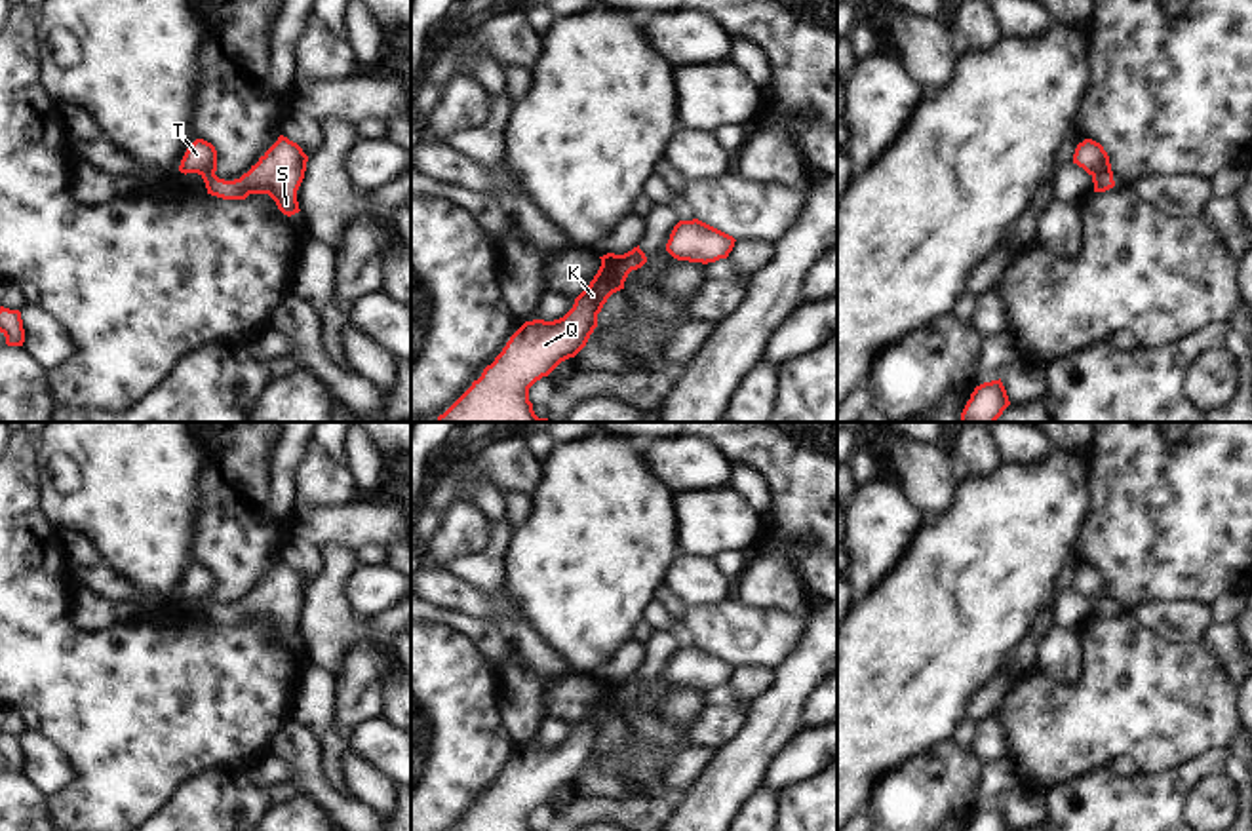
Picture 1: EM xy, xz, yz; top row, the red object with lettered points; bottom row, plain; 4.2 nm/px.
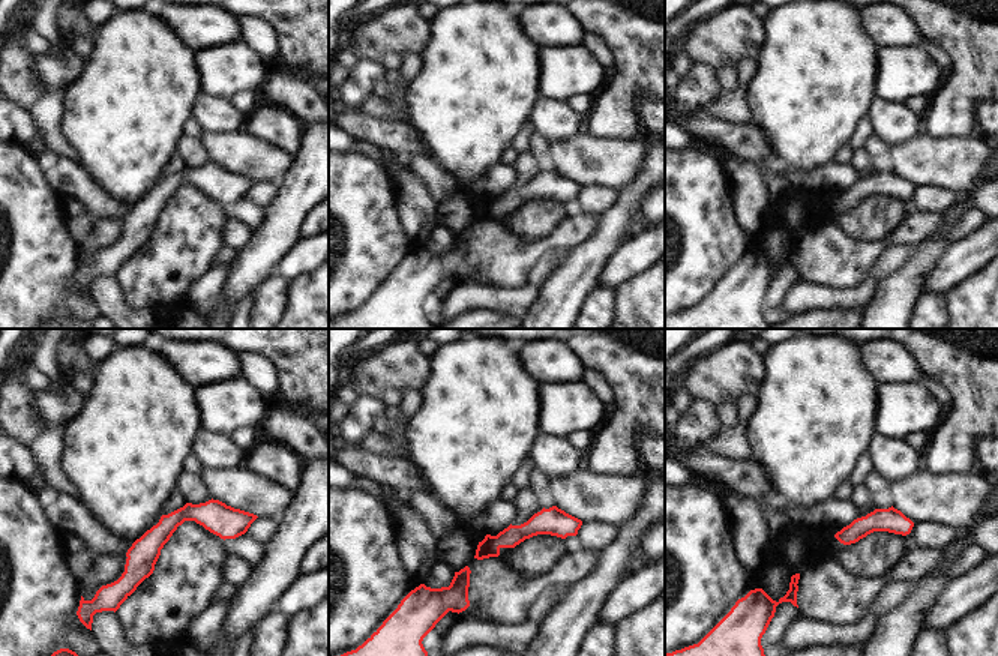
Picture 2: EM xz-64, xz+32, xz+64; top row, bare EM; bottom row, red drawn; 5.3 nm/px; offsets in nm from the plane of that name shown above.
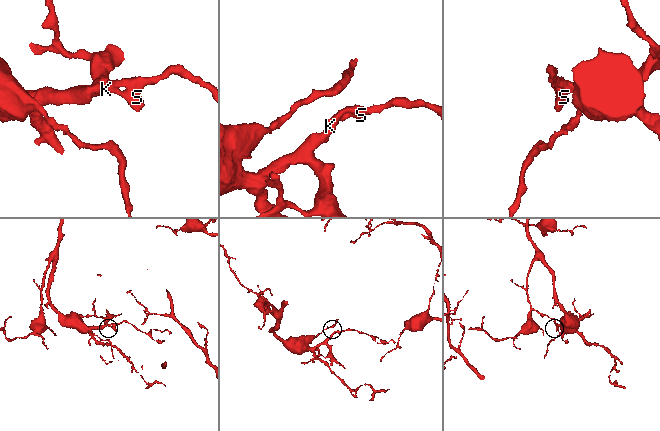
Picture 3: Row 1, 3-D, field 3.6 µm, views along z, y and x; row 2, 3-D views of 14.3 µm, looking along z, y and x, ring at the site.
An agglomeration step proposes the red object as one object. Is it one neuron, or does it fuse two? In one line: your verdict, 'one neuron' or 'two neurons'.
one neuron

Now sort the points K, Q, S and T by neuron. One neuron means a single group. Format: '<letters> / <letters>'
K Q S T

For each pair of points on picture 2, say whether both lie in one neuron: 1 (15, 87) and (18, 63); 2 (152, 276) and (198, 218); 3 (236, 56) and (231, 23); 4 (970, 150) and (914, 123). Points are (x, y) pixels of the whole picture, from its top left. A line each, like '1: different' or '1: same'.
1: same
2: same
3: different
4: different

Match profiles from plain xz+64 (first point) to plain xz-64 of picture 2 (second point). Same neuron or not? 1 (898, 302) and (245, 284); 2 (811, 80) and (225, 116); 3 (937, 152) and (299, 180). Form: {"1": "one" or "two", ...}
{"1": "one", "2": "two", "3": "two"}

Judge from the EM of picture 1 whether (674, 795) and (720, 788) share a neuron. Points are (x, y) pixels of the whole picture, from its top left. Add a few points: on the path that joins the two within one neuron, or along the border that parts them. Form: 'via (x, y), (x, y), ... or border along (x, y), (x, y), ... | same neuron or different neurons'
border along (689, 788), (689, 793), (676, 807) | different neurons

